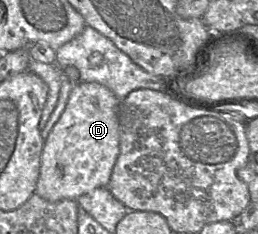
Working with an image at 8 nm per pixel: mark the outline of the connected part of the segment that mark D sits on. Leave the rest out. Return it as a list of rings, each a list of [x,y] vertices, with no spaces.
[[[81,82],[71,91],[59,120],[43,142],[35,193],[54,202],[77,198],[95,188],[107,187],[119,155],[120,100],[107,87]]]

